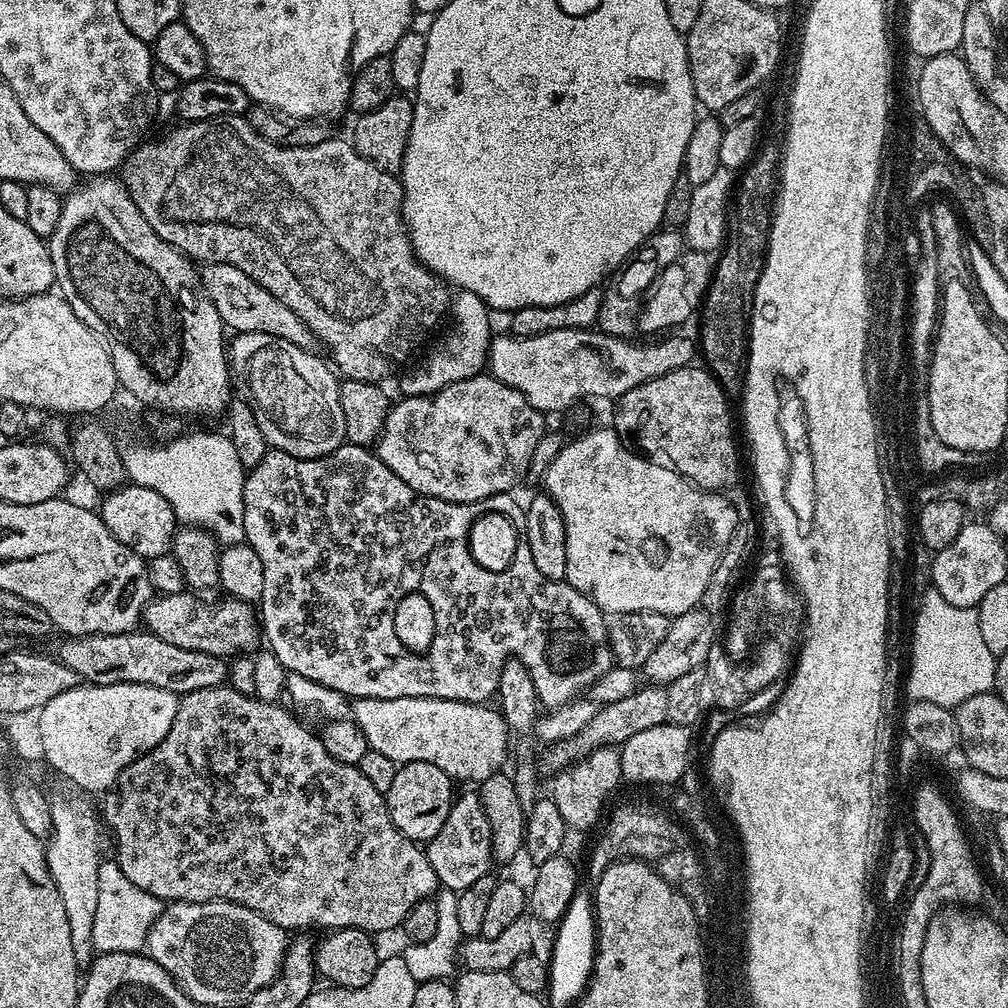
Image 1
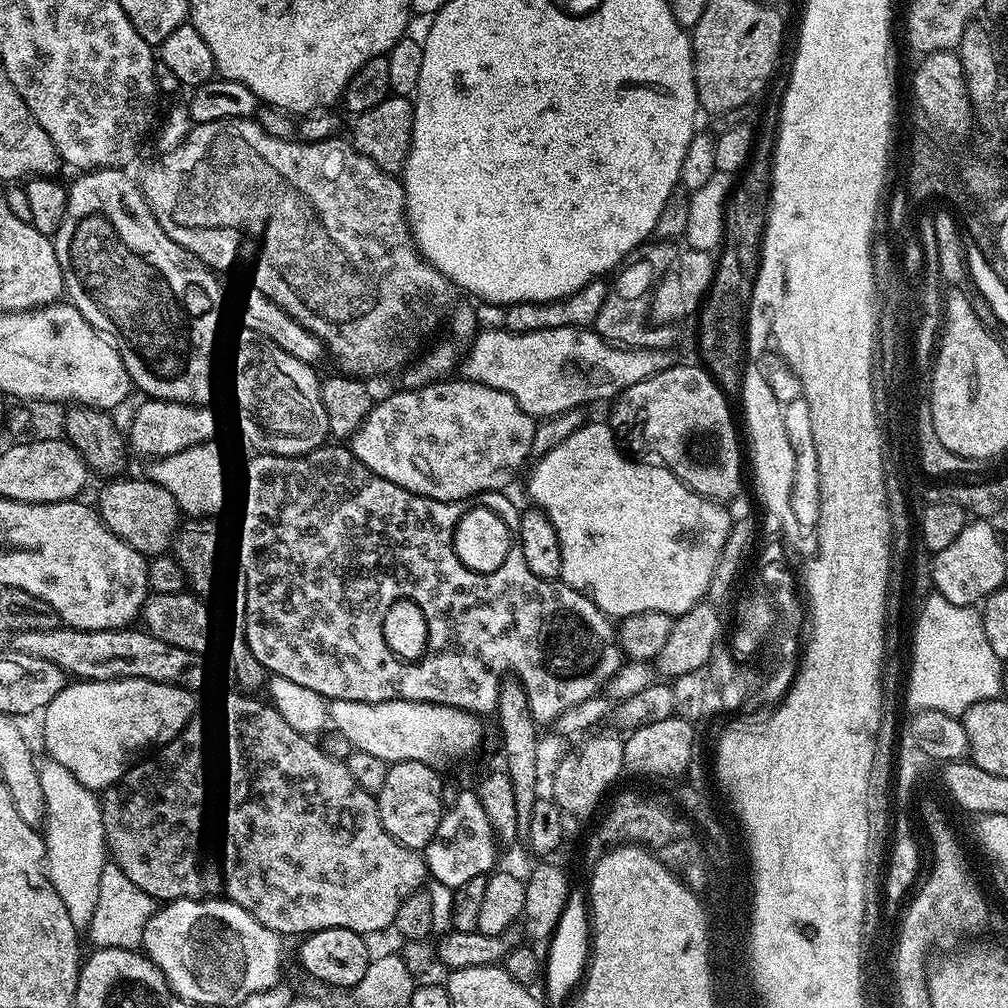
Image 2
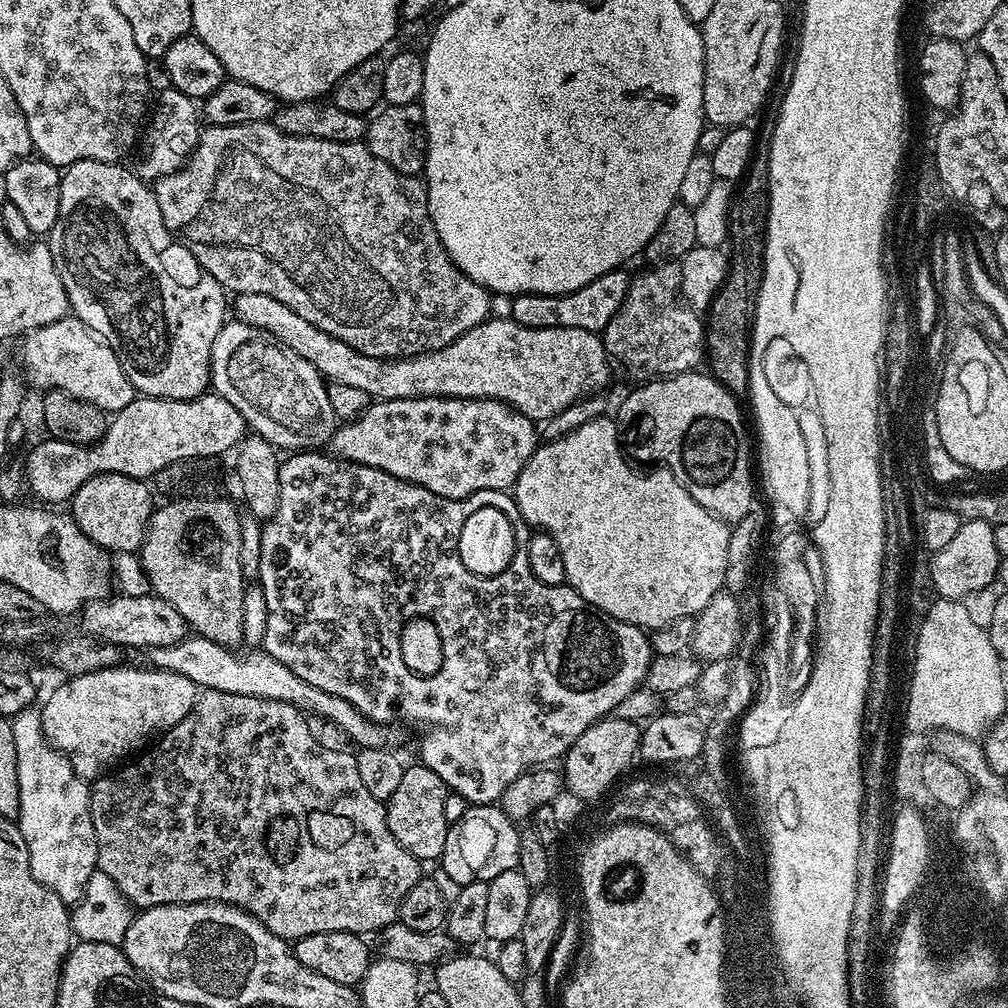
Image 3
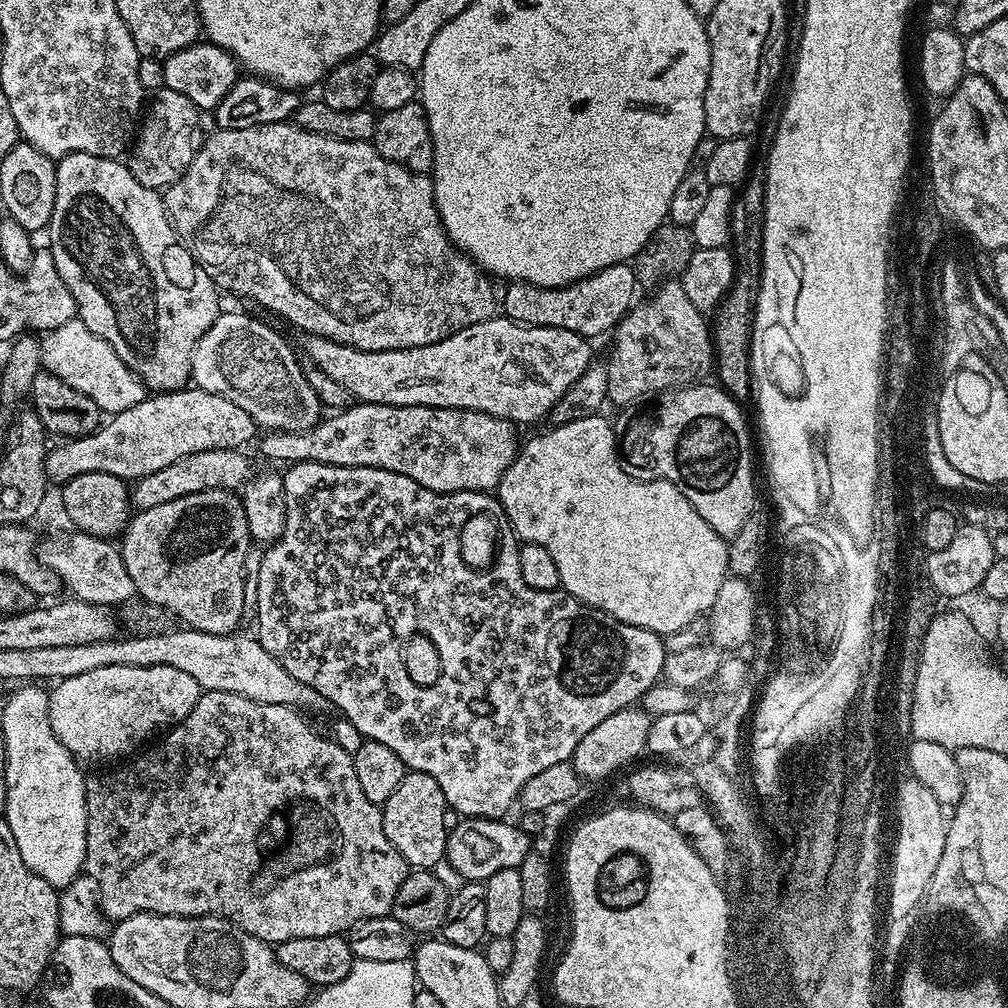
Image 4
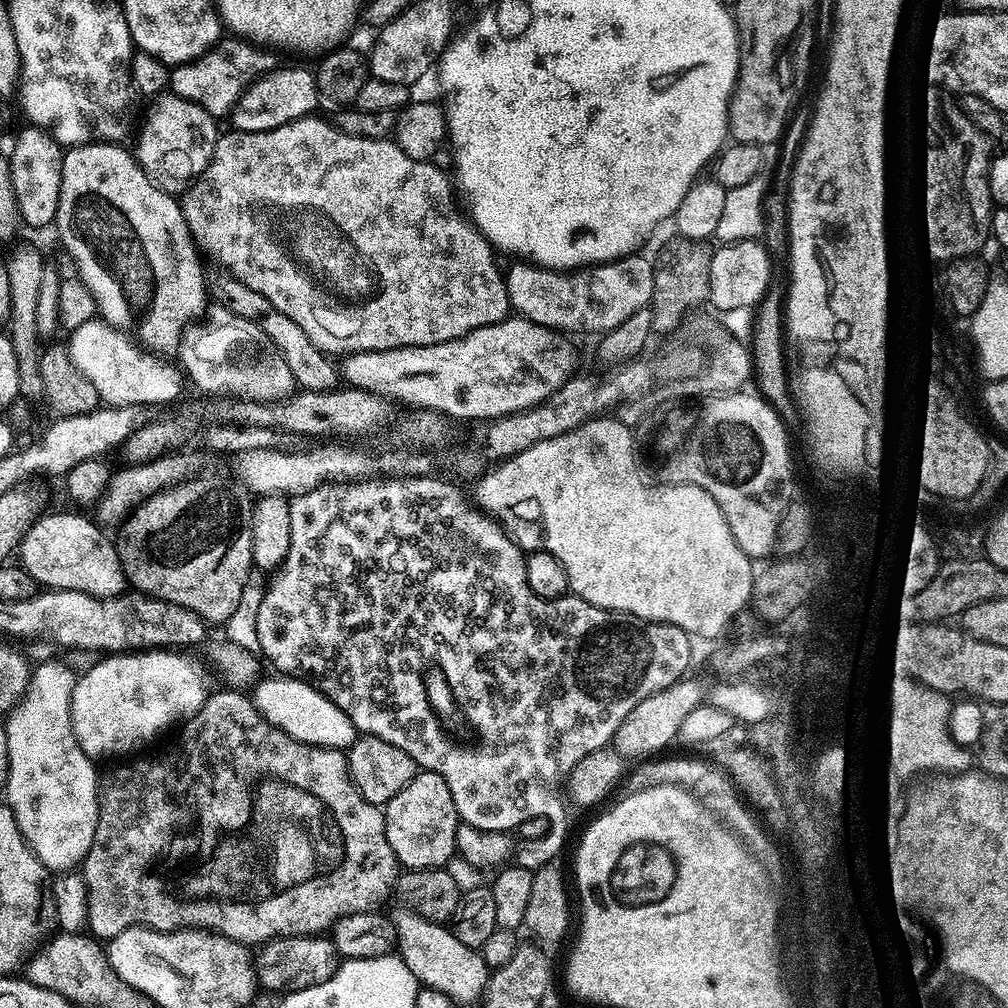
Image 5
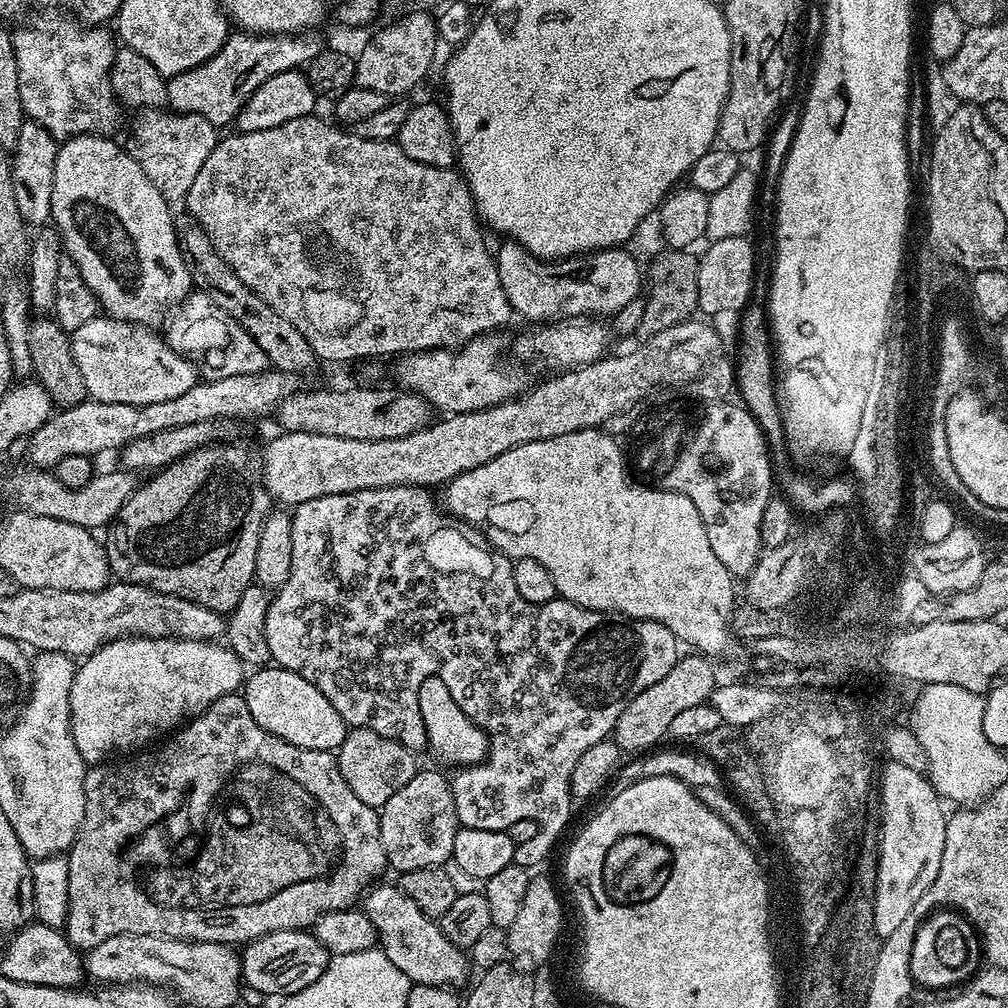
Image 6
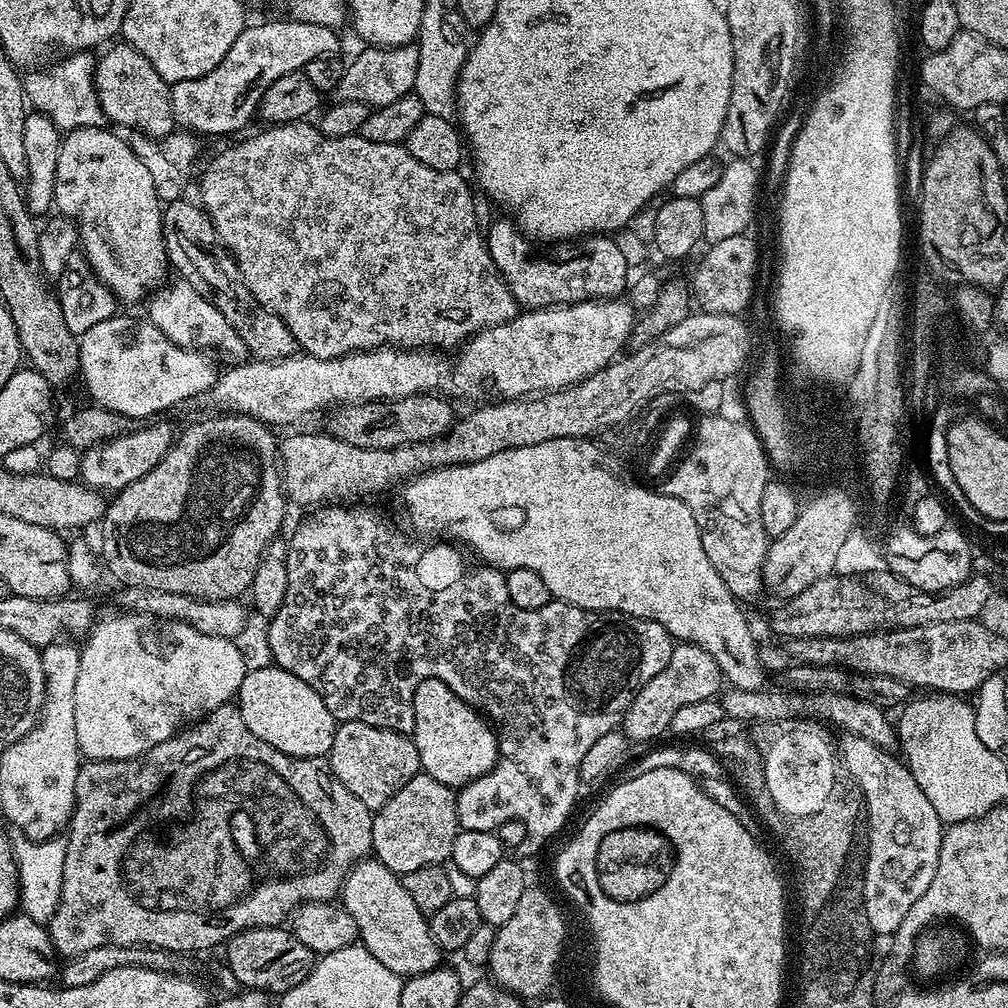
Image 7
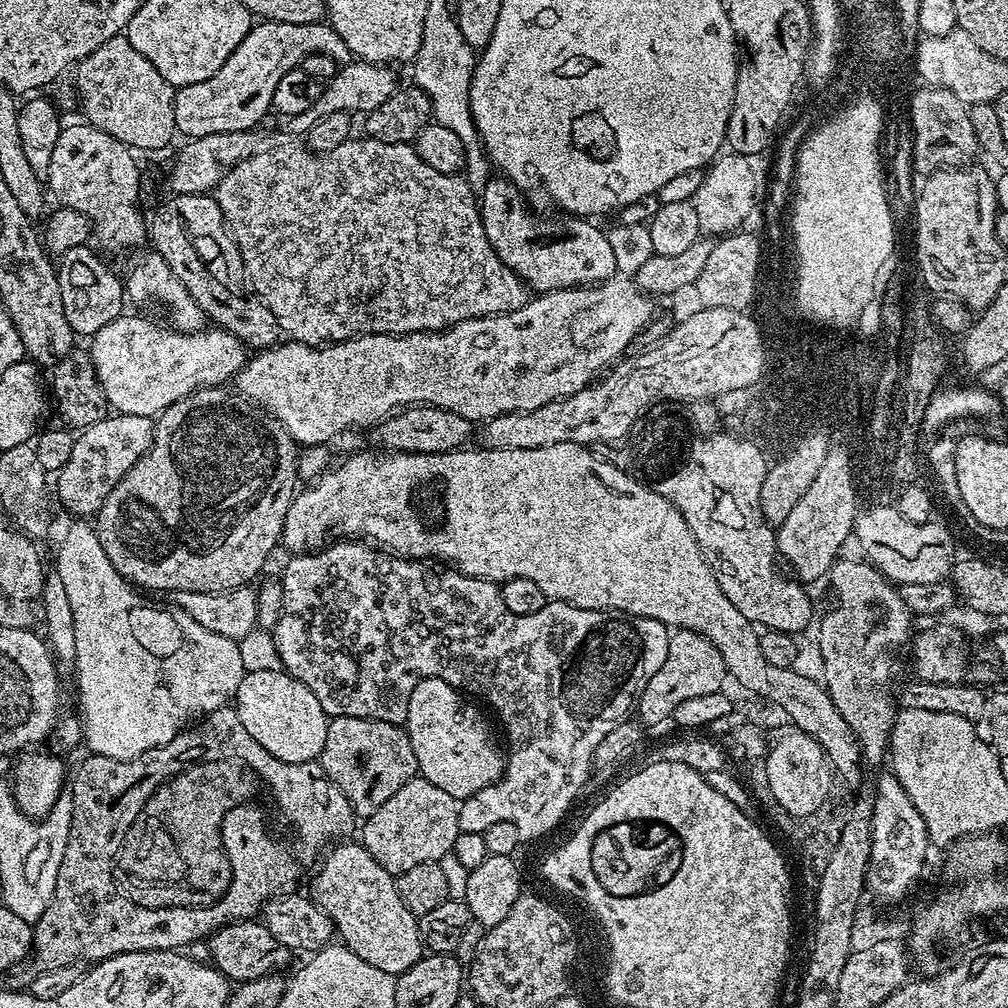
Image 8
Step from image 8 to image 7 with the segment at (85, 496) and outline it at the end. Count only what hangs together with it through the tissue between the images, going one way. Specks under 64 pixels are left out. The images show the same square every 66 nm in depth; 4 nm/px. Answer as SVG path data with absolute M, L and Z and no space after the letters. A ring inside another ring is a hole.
M148 422L143 426L136 426L133 432L125 430L118 436L112 436L109 440L83 449L79 479L84 487L92 488L96 492L115 494L122 491L130 482L148 474L174 443L171 426L156 423L160 422Z

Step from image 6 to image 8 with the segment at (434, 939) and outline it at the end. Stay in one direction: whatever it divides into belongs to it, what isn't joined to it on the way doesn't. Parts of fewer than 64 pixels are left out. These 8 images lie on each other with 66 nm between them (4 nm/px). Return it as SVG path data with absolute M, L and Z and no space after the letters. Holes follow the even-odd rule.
M348 842L337 843L319 861L315 869L316 877L312 880L311 899L332 919L335 935L344 947L358 954L358 958L370 962L370 966L378 966L378 970L388 972L395 978L400 973L410 970L410 966L414 966L414 962L418 962L421 956L425 955L426 945L420 938L418 918L408 909L406 902L402 902L393 873L382 870L382 866L378 866L378 862L374 862L372 855L364 849L363 843L344 843Z

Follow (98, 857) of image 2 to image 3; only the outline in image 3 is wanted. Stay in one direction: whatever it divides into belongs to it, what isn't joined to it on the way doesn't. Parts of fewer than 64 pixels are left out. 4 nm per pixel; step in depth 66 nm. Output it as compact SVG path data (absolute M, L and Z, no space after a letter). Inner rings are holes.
M24 708L17 716L11 717L14 746L17 750L17 780L14 787L14 799L20 803L18 823L20 833L28 847L30 870L42 886L49 888L62 902L75 906L84 896L86 882L90 882L96 866L96 839L94 822L88 805L89 785L72 769L68 757L50 744L44 737L40 708Z

